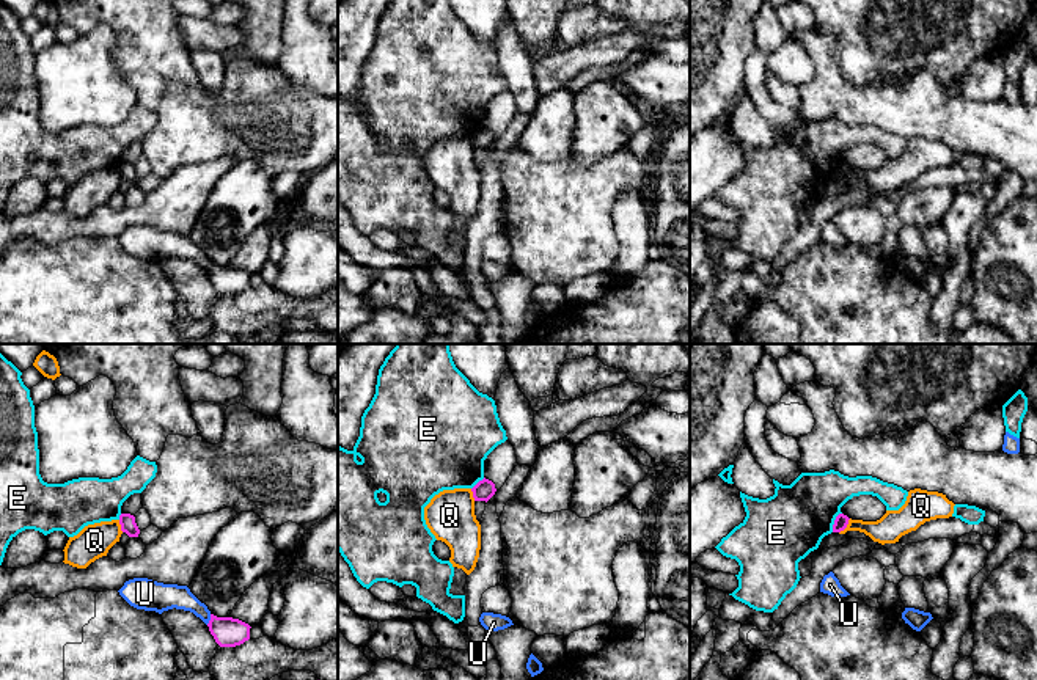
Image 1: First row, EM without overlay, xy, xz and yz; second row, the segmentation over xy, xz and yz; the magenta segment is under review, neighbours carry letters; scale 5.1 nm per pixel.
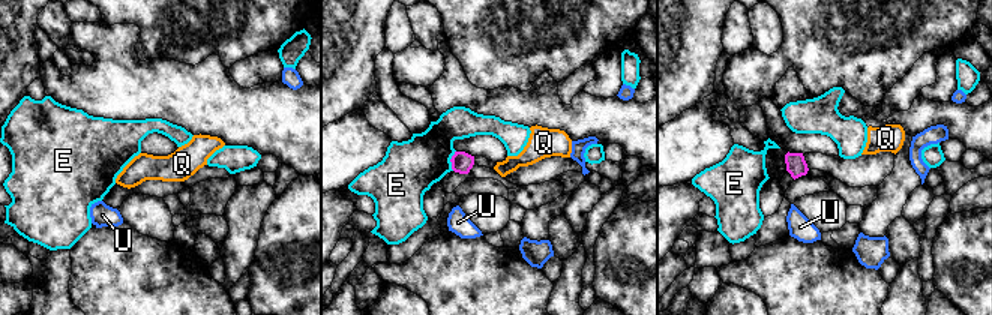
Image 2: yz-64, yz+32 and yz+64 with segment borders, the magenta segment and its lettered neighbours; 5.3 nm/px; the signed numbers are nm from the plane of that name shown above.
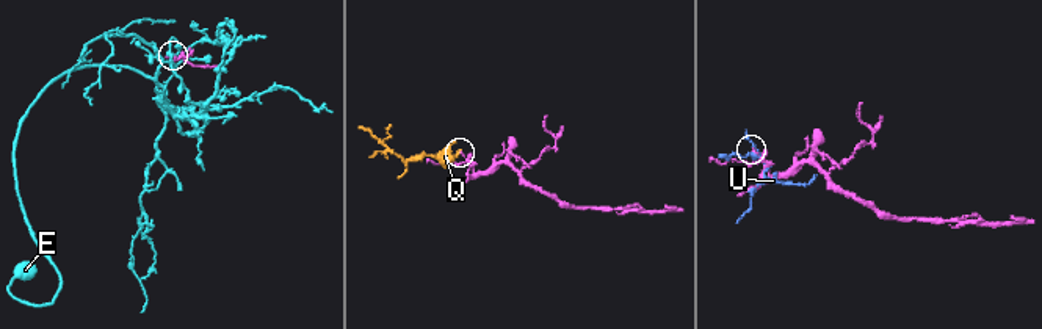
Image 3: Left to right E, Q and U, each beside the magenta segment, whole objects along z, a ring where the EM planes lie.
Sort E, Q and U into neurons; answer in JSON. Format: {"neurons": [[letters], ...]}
{"neurons": [["E"], ["Q"], ["U"]]}

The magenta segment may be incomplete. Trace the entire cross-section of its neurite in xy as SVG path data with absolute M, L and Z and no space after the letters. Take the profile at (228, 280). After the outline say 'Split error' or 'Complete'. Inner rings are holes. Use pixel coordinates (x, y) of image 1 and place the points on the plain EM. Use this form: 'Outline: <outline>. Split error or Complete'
Outline: M211 262L207 275L220 295L236 295L250 287L251 275L239 267Z. Complete

